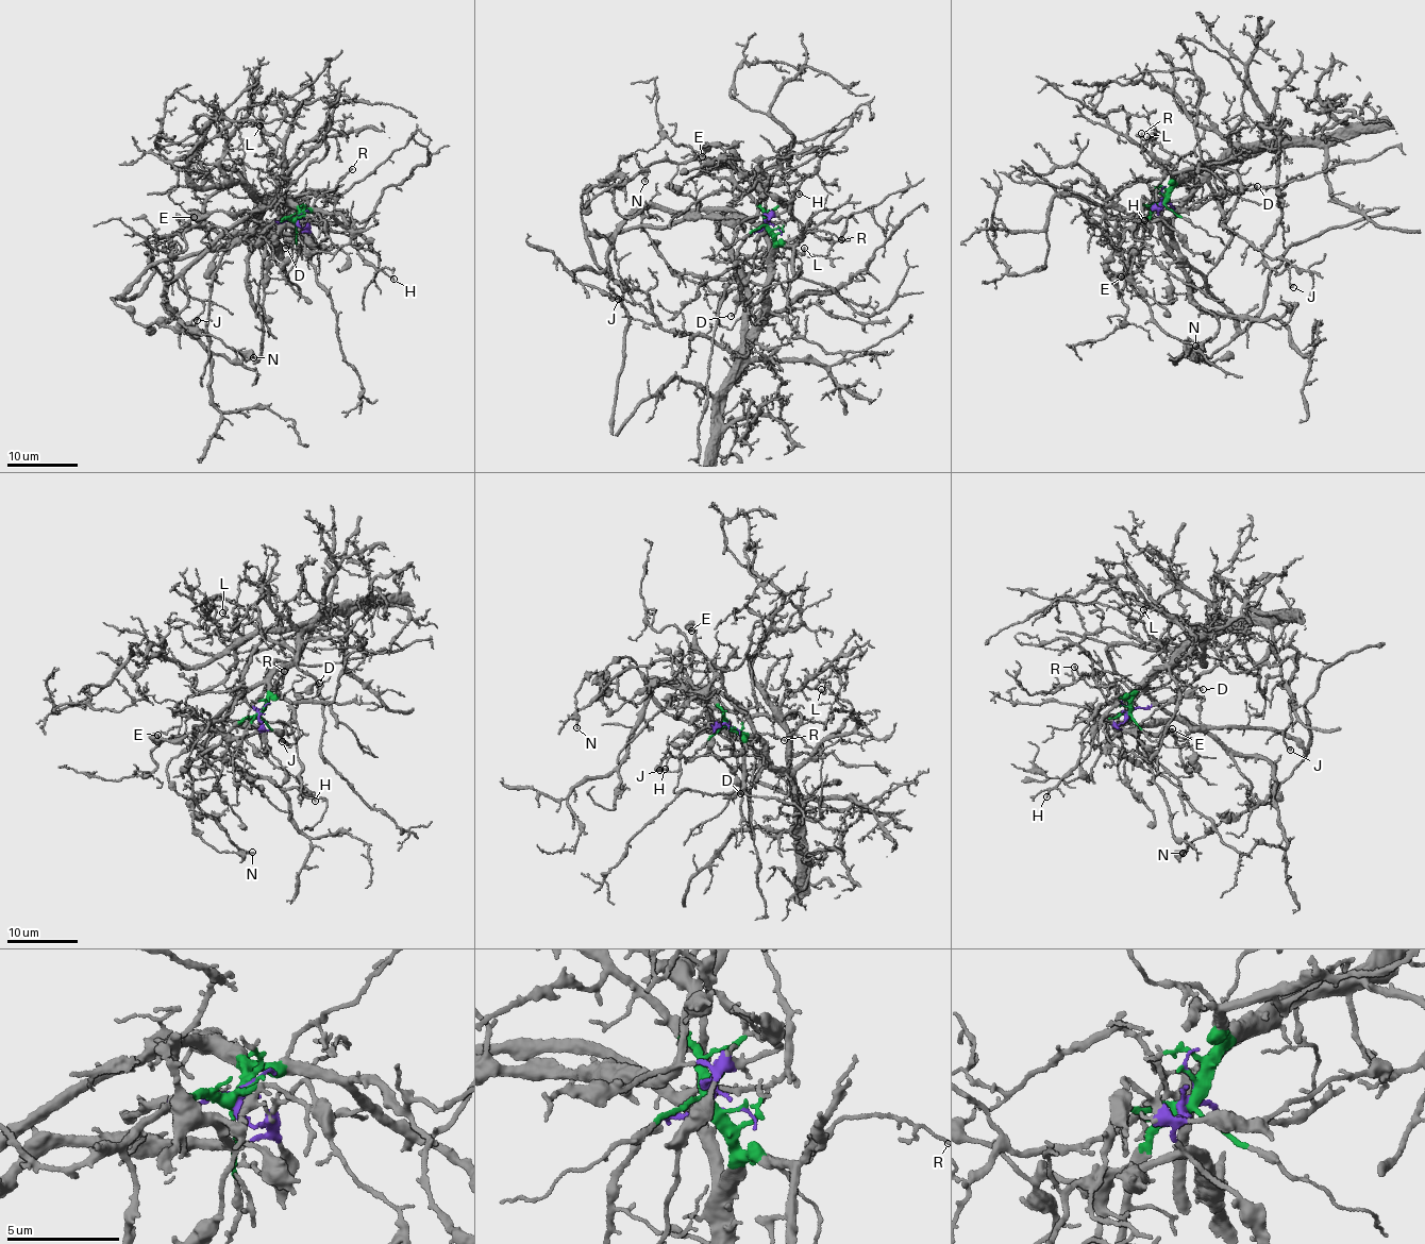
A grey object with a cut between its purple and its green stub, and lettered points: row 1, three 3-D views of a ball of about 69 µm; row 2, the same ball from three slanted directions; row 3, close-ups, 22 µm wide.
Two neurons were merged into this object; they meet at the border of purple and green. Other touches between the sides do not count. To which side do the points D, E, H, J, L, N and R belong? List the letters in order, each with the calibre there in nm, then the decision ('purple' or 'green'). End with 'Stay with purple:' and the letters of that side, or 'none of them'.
D: 120 nm | purple
E: 280 nm | purple
H: 140 nm | green
J: 200 nm | green
L: 320 nm | green
N: 170 nm | purple
R: 130 nm | green
Stay with purple: D, E, N

